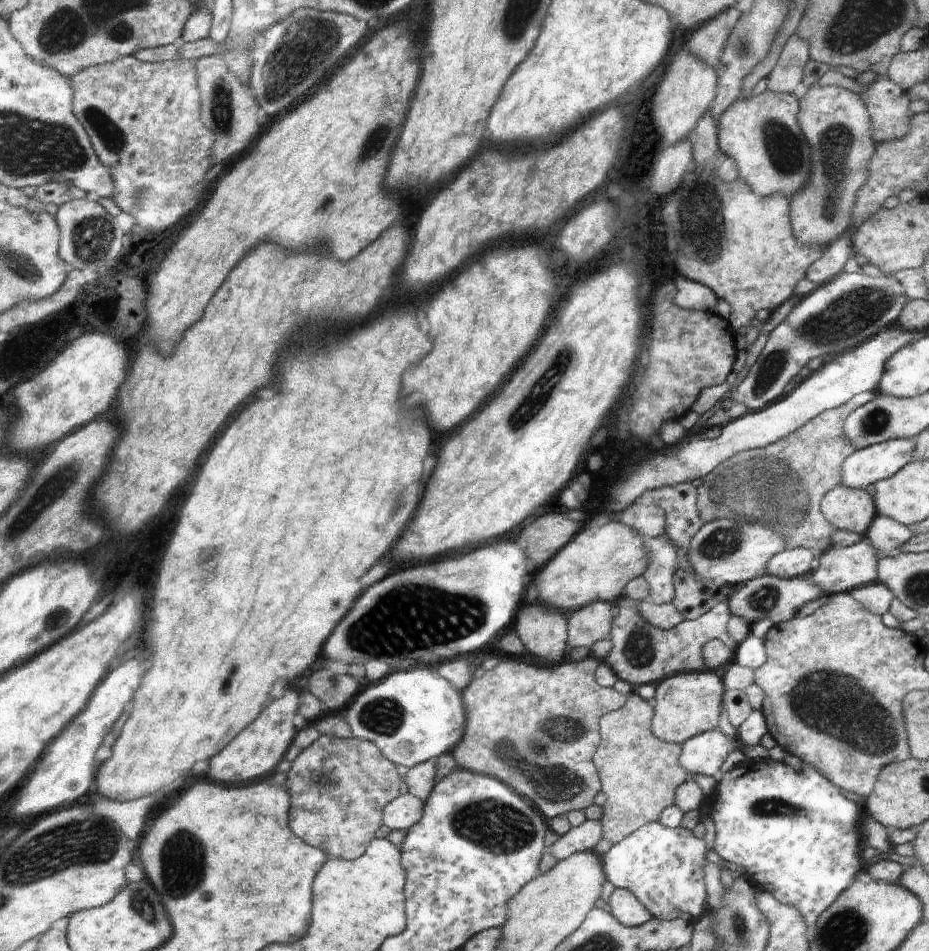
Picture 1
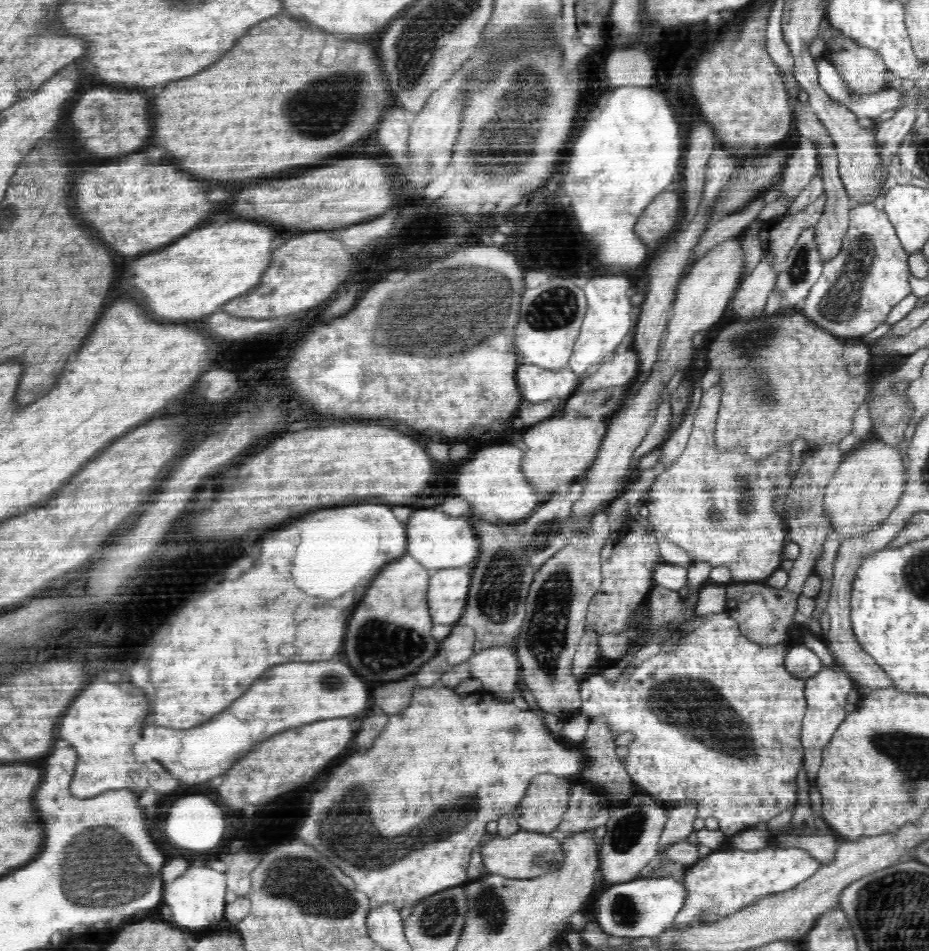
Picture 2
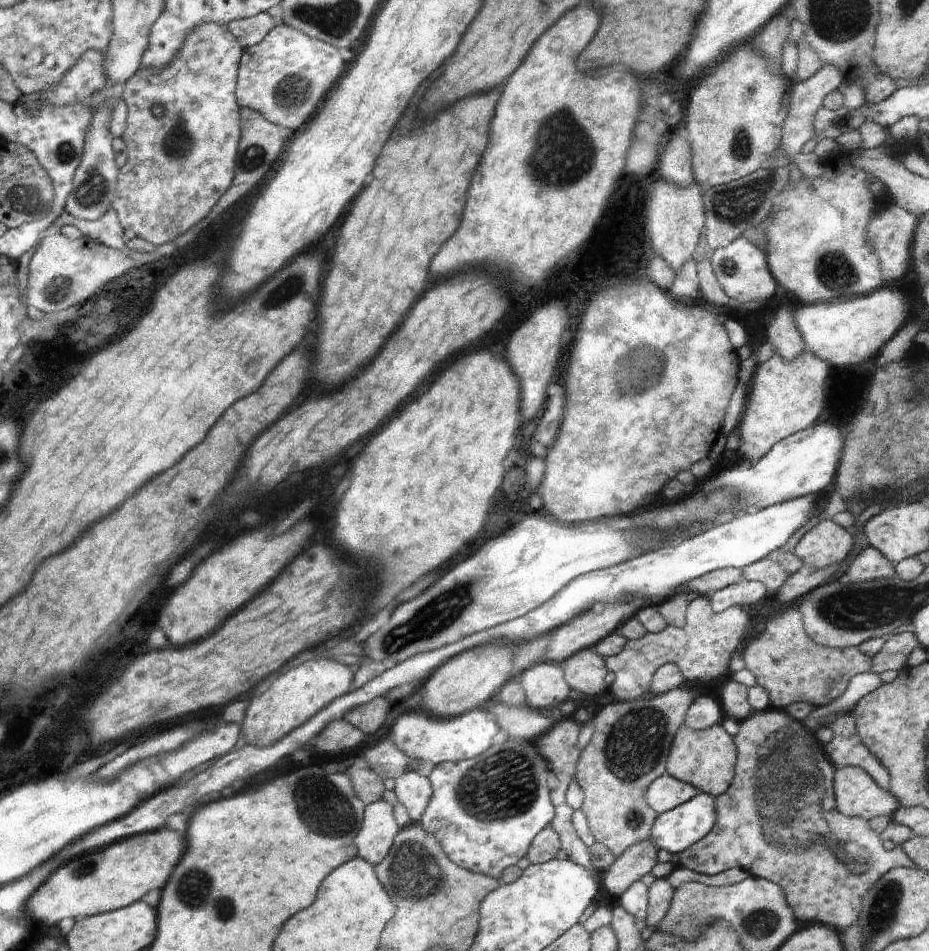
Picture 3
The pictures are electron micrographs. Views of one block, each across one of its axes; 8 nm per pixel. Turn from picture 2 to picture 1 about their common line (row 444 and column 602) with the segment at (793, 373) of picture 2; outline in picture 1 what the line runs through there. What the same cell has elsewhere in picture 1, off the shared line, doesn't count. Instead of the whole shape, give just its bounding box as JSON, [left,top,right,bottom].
[594,690,691,844]

